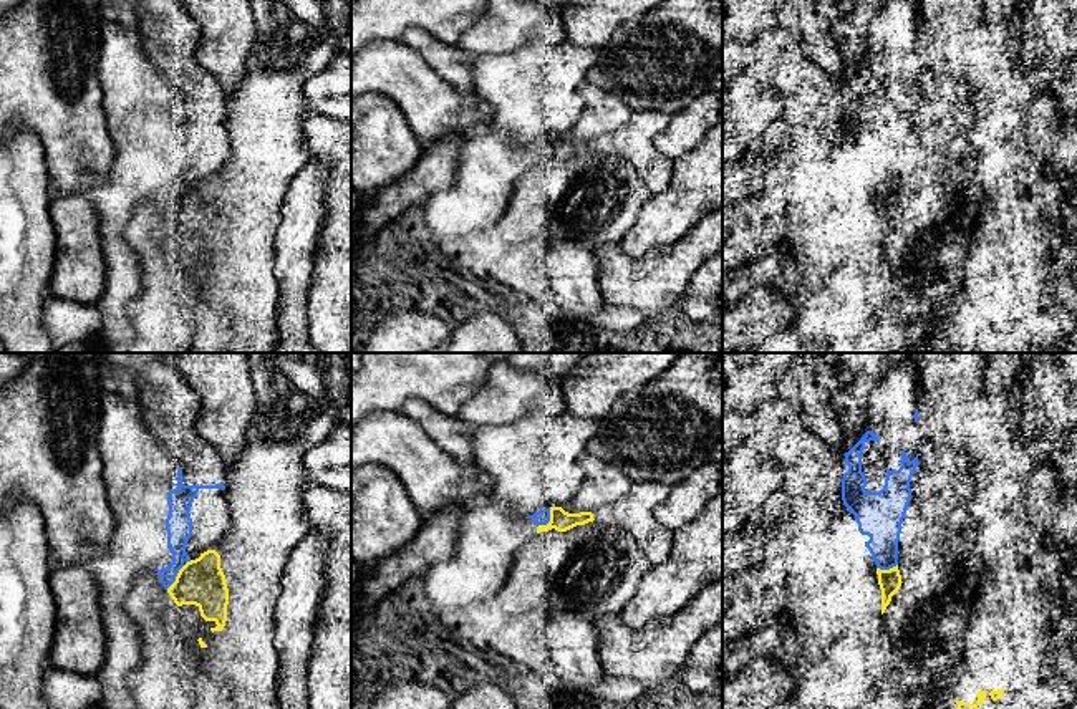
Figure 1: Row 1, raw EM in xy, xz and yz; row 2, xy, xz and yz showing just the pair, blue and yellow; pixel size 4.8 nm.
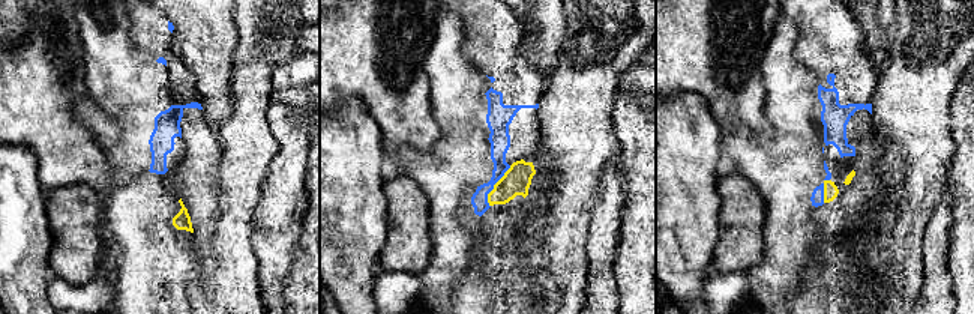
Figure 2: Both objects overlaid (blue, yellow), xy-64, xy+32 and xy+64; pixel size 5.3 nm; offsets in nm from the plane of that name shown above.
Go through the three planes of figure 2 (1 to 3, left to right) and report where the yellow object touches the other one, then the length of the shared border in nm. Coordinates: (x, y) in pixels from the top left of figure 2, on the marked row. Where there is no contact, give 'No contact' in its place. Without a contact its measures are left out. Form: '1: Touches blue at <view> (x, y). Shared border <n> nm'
1: No contact
2: Touches blue at xy+32 (493, 187). Shared border 260 nm
3: Touches blue at xy+64 (823, 193). Shared border 100 nm

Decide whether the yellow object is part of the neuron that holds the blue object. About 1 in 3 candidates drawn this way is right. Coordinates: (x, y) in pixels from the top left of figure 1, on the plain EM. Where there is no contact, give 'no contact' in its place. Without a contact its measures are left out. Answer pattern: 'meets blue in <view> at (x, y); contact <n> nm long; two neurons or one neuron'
meets blue in xy at (178, 201); contact 190 nm long; two neurons

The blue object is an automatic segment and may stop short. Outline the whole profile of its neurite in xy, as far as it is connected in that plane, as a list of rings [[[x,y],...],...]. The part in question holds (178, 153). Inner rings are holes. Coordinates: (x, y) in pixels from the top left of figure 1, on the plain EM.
[[[181,0],[126,2],[139,22],[142,53],[174,83],[179,94],[177,116],[167,123],[169,144],[166,147],[166,159],[172,192],[162,199],[154,199],[167,219],[187,191],[199,187],[207,179],[215,179],[220,184],[232,154],[224,124],[227,101],[217,78],[196,60],[200,27]]]

